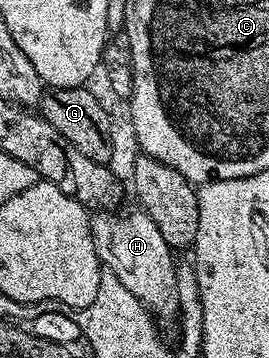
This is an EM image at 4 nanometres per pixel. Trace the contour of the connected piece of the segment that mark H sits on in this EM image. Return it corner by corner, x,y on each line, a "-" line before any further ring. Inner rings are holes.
102,209
91,218
90,228
96,245
98,260
105,270
116,273
128,289
137,297
155,320
179,318
180,315
180,279
174,268
175,252
160,237
160,229
156,229
156,221
148,217
141,209
122,211
117,215
114,209

